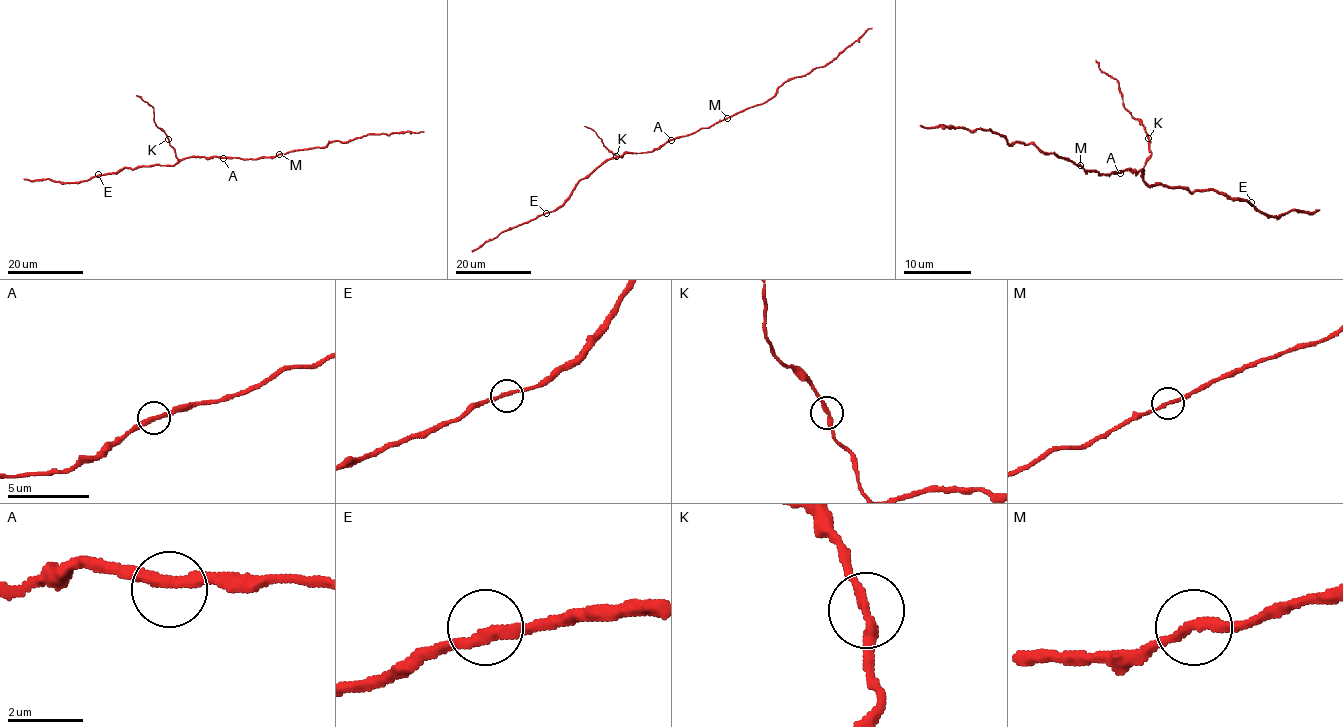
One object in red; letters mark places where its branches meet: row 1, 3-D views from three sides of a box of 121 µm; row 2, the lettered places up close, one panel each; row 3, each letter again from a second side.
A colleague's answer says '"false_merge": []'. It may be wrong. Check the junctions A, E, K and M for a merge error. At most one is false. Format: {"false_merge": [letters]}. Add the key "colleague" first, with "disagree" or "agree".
{"colleague": "agree", "false_merge": []}

